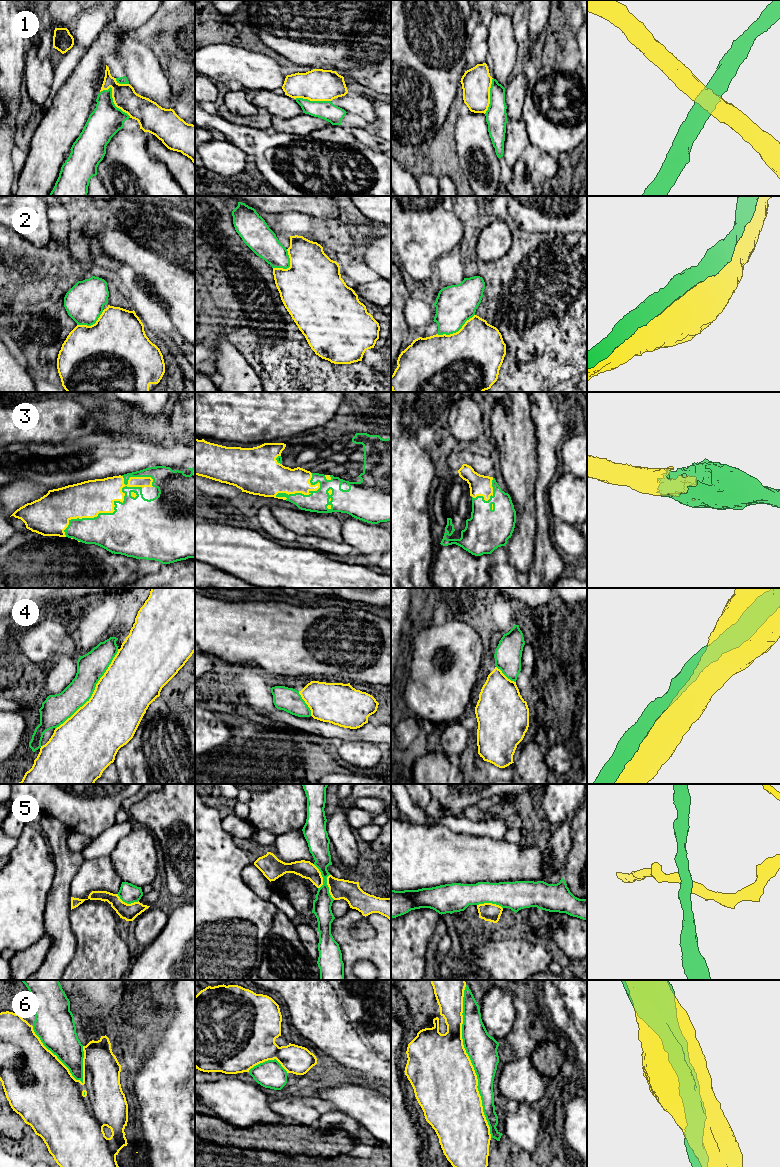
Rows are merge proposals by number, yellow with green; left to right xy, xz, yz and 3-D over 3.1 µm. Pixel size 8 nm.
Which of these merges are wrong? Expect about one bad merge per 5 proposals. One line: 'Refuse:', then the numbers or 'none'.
Refuse: 1, 5, 6

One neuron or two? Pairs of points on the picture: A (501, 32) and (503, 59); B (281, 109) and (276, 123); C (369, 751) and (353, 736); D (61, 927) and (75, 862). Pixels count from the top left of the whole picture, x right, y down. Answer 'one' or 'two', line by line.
A: one
B: two
C: two
D: one

